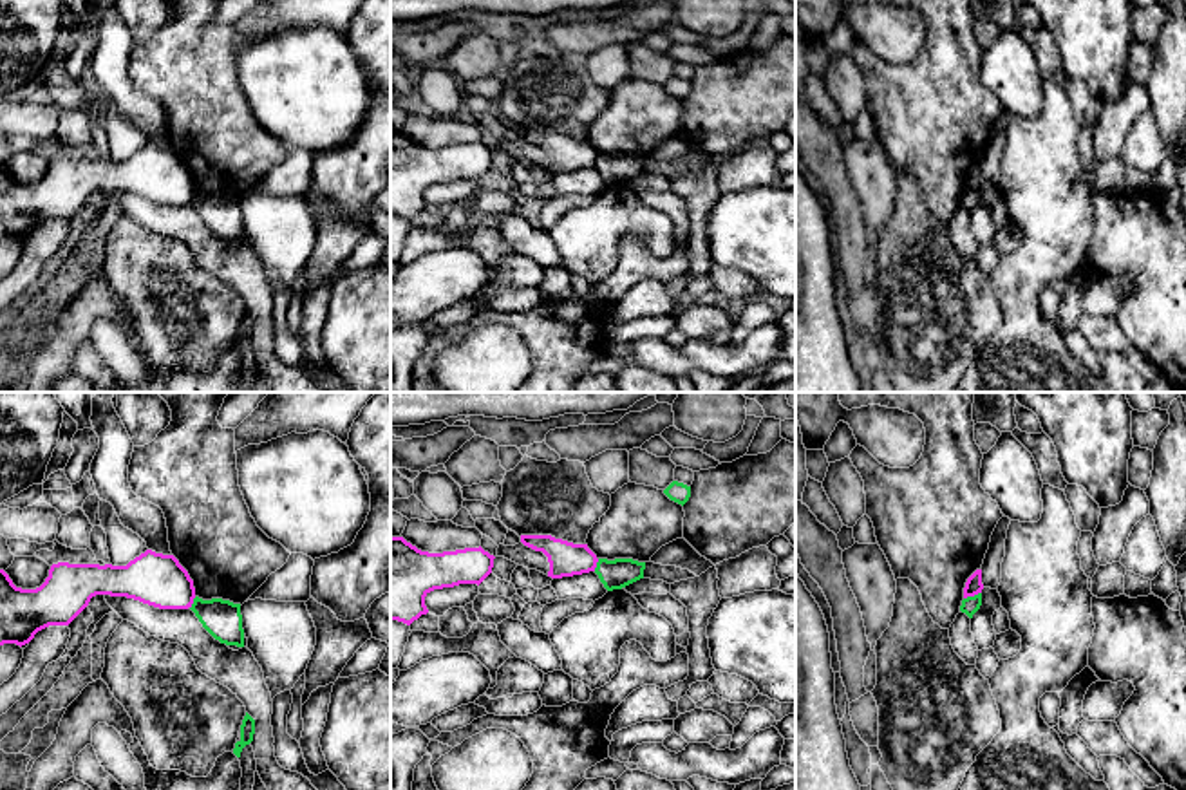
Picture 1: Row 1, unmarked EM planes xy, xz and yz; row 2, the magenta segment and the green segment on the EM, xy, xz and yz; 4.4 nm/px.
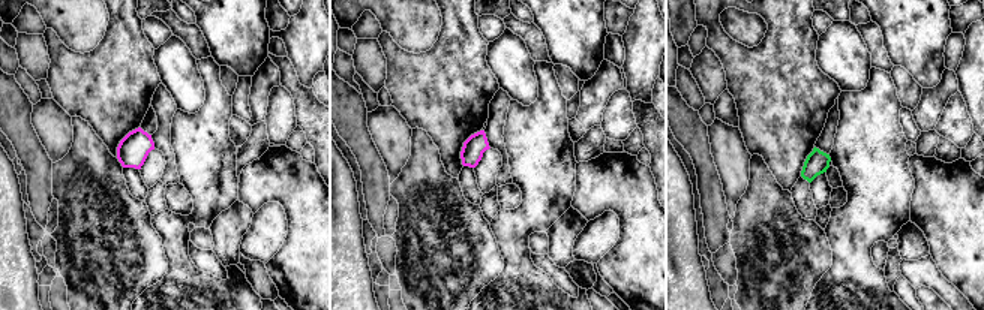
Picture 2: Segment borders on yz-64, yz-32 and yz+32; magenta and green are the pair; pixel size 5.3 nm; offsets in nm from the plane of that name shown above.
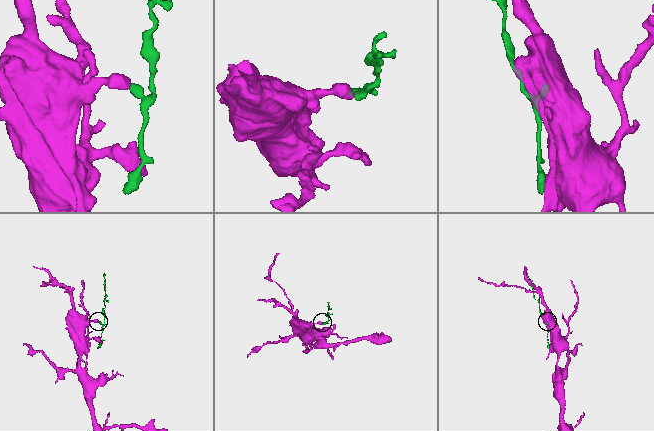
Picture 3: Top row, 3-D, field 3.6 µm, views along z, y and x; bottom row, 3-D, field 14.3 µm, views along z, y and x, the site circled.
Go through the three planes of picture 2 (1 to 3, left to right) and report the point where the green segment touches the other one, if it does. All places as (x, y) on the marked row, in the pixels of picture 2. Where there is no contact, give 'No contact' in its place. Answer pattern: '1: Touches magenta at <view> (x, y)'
1: No contact
2: No contact
3: No contact

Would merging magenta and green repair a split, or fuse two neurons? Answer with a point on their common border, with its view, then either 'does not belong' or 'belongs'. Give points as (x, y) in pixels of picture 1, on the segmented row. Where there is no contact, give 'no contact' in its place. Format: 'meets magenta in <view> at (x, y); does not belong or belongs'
meets magenta in yz at (971, 595); does not belong

